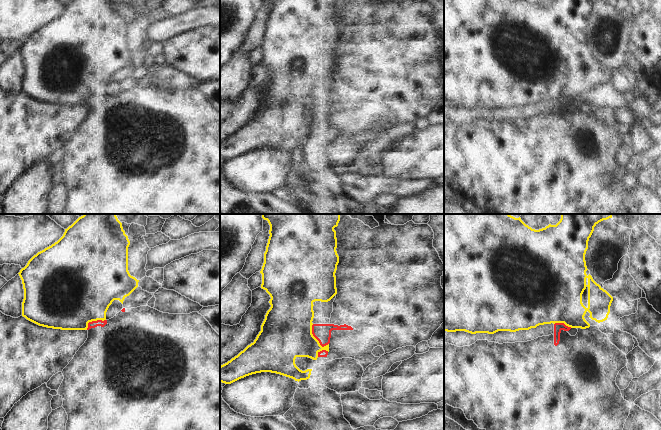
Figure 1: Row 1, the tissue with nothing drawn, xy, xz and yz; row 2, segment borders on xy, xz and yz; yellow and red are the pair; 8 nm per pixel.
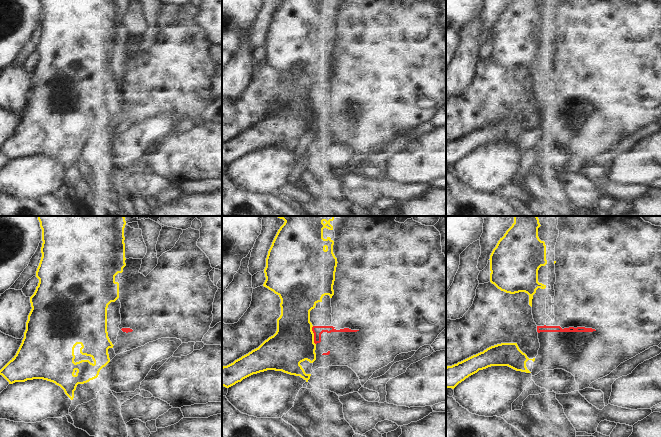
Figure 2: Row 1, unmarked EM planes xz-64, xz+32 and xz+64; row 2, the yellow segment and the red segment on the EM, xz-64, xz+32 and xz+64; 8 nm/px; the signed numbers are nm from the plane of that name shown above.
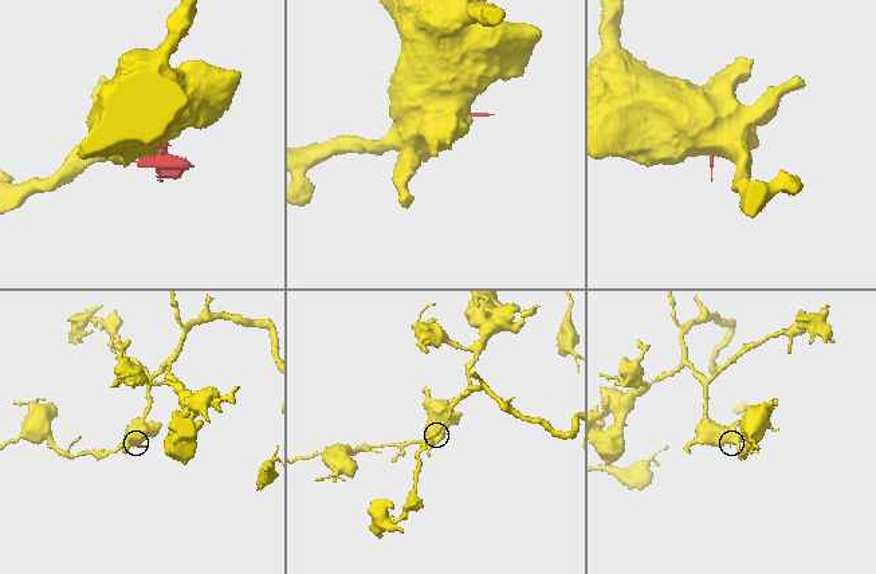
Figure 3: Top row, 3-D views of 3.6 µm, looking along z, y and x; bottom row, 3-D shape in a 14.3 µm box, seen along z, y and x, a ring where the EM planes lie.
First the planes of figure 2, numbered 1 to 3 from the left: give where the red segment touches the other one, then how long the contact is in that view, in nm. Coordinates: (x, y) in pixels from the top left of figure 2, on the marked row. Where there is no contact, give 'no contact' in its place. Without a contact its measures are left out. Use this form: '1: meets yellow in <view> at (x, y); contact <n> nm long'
1: no contact
2: meets yellow in xz+32 at (313, 335); contact 150 nm long
3: no contact

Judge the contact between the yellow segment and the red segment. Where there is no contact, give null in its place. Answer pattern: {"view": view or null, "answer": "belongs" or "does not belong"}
{"view": "xz", "answer": "does not belong"}

